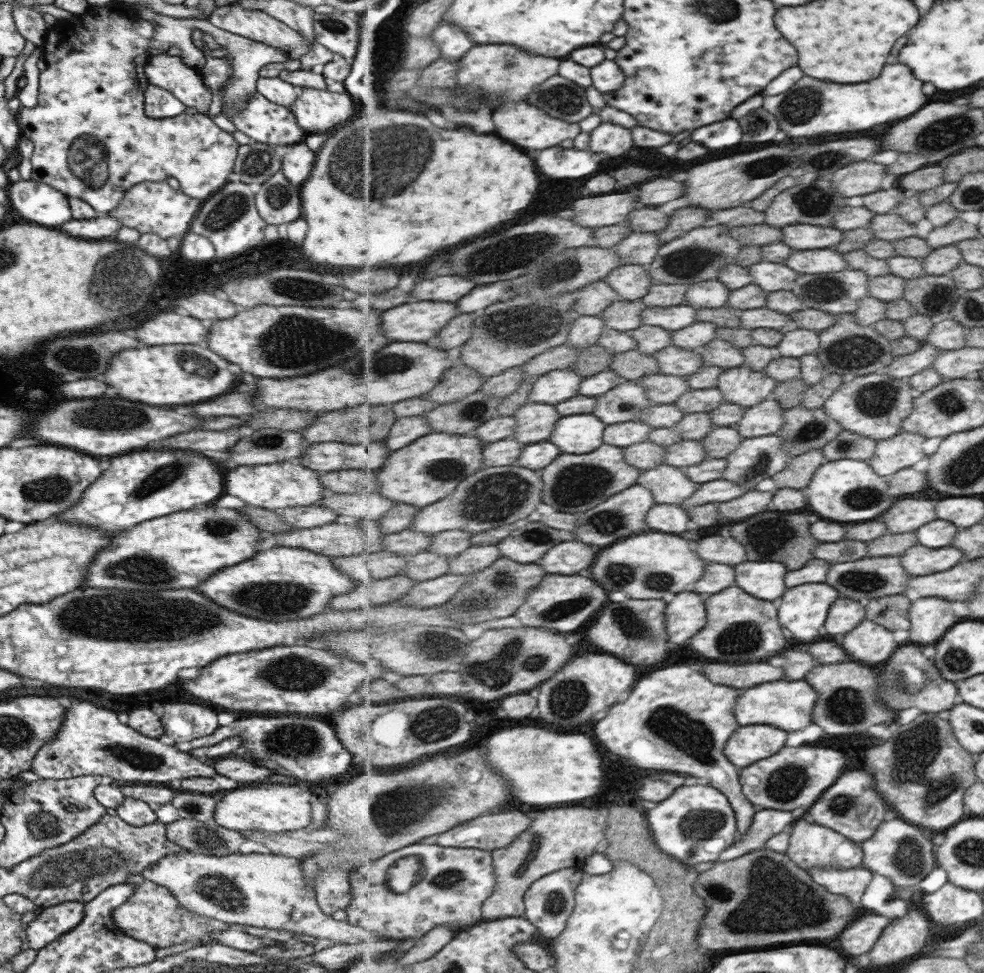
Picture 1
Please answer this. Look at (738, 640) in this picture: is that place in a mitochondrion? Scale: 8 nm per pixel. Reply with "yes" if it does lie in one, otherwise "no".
yes

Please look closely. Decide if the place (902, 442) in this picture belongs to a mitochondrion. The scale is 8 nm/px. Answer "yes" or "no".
no

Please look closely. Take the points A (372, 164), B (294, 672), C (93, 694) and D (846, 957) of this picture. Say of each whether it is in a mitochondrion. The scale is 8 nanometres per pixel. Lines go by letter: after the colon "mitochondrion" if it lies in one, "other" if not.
A: mitochondrion
B: mitochondrion
C: other
D: other

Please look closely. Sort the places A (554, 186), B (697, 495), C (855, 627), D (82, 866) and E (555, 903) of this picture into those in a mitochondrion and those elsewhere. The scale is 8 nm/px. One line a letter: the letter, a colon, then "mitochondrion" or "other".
A: other
B: other
C: other
D: mitochondrion
E: mitochondrion

